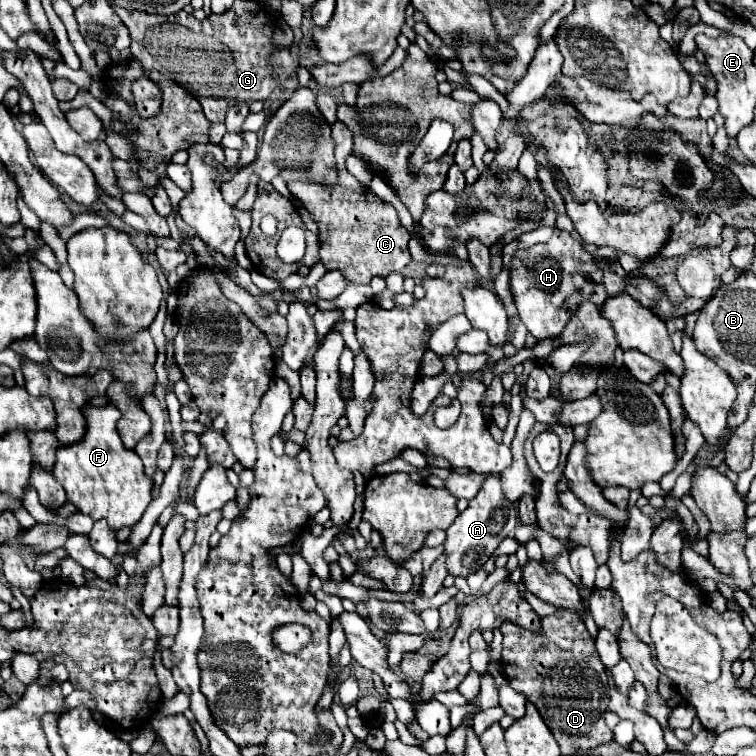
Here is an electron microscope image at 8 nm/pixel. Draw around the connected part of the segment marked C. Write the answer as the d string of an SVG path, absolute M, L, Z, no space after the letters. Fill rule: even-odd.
M333 123L335 139L335 159L339 169L339 181L333 191L323 189L311 181L291 181L291 193L303 203L303 207L313 215L319 225L319 245L321 261L327 271L341 271L349 283L369 283L373 277L387 277L391 271L401 271L409 261L411 253L407 243L411 239L409 231L399 223L397 211L383 199L363 187L345 165L347 155L353 151L353 135L345 123Z

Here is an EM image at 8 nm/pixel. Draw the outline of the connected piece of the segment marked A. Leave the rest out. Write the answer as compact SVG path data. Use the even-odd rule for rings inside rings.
M489 475L483 483L479 495L469 501L469 507L453 521L453 525L447 529L445 539L445 567L449 575L453 577L467 577L481 569L481 565L493 555L493 551L499 547L499 543L517 527L517 505L509 499L505 499L501 491L501 479L497 475Z

